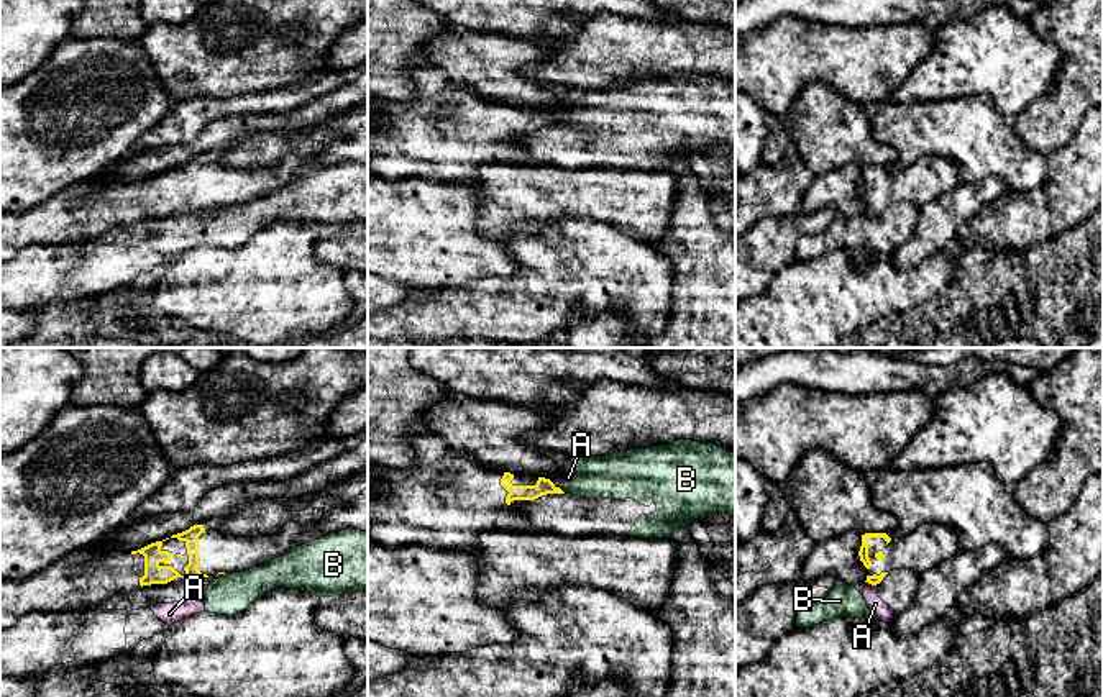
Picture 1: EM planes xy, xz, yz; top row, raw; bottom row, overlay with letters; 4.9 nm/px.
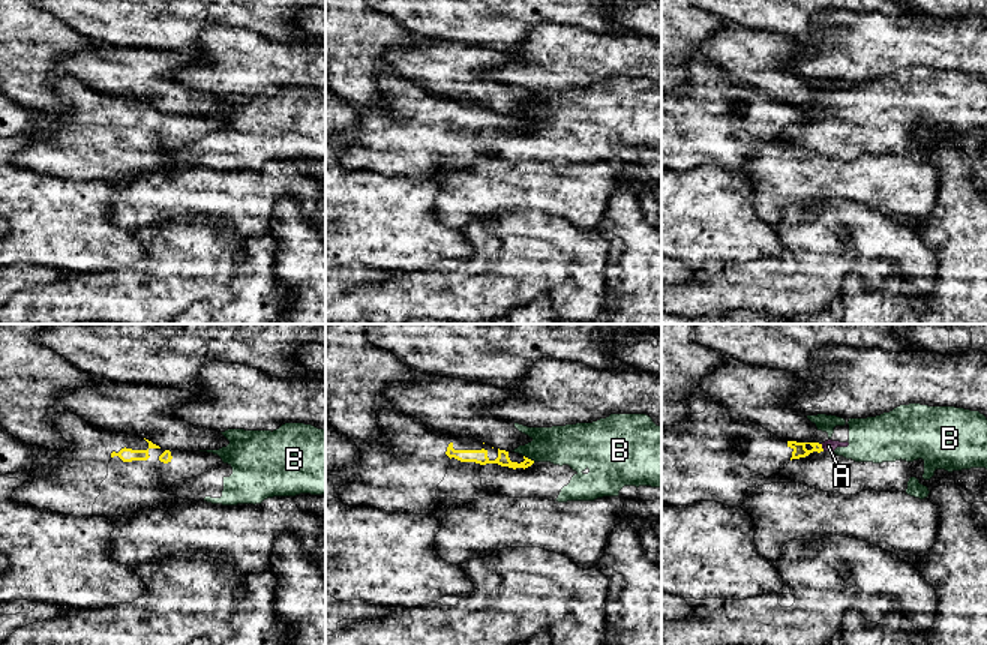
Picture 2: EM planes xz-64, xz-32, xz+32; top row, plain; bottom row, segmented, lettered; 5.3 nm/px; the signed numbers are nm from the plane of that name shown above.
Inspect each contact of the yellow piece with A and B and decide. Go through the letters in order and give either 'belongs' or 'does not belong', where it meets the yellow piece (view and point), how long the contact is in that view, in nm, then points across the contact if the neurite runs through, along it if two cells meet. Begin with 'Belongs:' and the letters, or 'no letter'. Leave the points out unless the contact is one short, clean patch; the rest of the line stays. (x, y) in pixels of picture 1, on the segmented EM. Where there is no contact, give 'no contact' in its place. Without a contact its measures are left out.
Belongs: no letter
A: does not belong; meets yellow in yz at (870, 583); contact 50 nm long; border along yz (865, 581), (874, 586)
B: does not belong; meets yellow in xz at (562, 491); contact 40 nm long; border along xz (558, 487), (563, 492)

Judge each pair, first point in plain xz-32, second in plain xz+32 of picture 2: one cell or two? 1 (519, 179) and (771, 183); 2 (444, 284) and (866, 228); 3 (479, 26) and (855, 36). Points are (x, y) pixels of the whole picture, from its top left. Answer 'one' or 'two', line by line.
1: one
2: one
3: two

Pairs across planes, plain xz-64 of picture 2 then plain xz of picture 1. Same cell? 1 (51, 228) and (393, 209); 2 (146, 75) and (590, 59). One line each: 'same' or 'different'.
1: same
2: different

